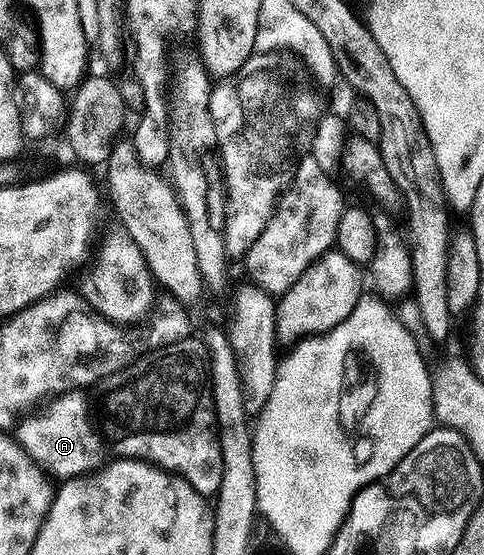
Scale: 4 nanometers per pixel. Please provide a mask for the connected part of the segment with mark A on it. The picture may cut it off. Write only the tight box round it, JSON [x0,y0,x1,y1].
[16,387,104,479]

